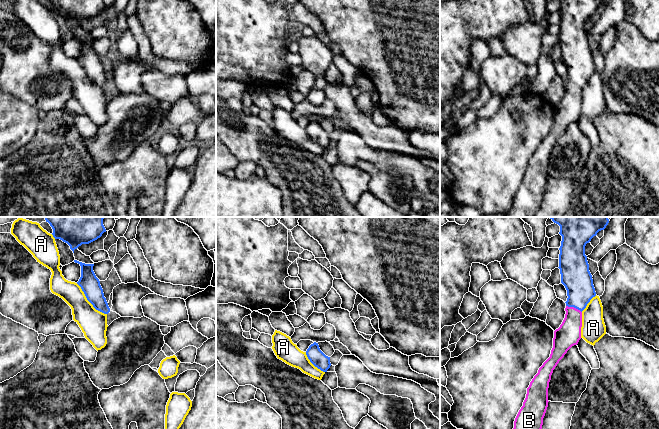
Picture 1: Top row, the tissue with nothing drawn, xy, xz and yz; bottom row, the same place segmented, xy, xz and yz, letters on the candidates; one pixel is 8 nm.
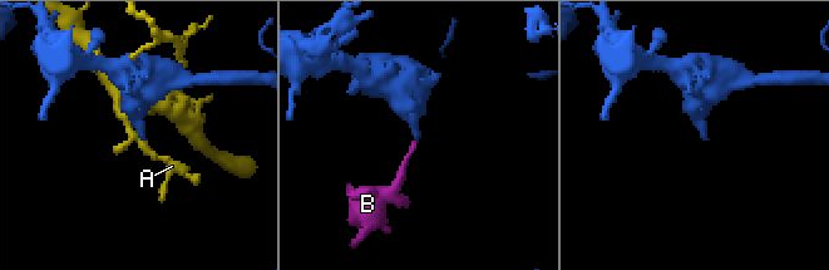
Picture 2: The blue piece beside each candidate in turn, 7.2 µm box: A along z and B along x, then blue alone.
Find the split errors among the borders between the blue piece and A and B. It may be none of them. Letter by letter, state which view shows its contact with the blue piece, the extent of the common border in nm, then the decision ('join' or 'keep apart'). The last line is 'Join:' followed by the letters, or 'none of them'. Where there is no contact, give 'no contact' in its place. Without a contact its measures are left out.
A: meets blue in xy; contact 360 nm long; keep apart
B: meets blue in yz; contact 140 nm long; join
Join: B

